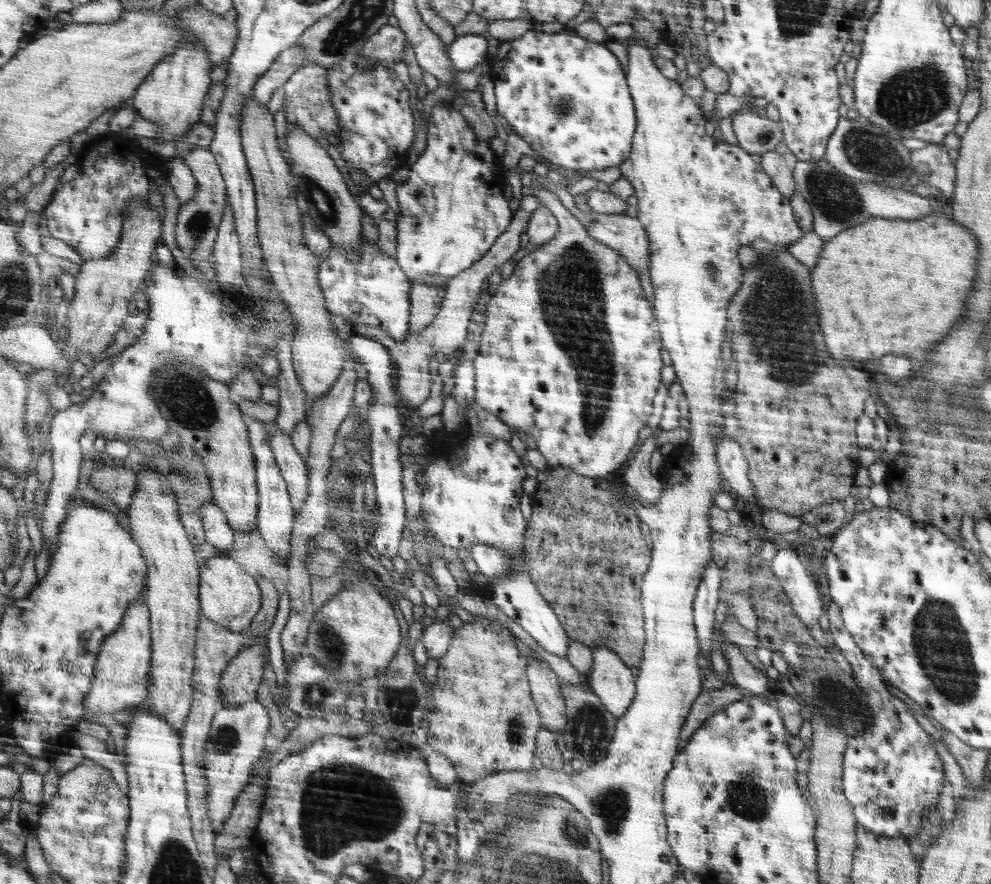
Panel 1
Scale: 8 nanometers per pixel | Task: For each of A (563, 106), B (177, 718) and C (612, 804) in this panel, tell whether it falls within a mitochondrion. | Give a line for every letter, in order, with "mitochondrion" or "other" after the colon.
A: mitochondrion
B: other
C: mitochondrion

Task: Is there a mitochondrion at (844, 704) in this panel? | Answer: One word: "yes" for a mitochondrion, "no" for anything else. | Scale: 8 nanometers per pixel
yes

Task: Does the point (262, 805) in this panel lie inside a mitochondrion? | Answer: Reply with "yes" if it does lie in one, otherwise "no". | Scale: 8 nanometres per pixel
no

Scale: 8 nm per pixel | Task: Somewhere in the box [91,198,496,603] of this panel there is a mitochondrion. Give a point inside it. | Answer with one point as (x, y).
(188, 400)

